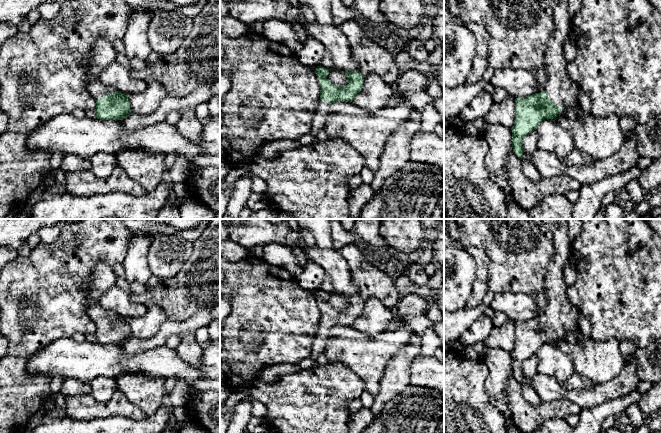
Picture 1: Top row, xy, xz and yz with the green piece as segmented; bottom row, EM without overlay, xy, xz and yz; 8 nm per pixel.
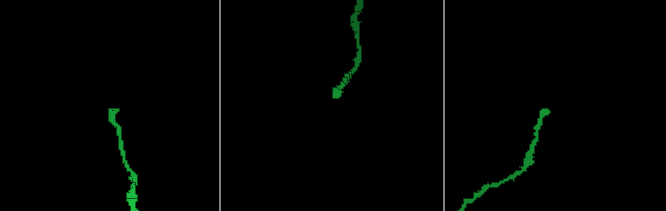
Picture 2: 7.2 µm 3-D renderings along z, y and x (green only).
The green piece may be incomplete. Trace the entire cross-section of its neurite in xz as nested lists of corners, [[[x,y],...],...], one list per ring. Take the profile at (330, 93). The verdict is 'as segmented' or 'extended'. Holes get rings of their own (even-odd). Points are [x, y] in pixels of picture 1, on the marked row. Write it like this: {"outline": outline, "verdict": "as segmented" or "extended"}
{"outline": [[[321,65],[315,69],[319,85],[321,87],[320,100],[314,112],[311,130],[309,134],[317,135],[324,129],[327,118],[330,115],[330,104],[335,102],[352,102],[355,96],[361,91],[364,83],[364,76],[358,71],[343,72],[349,83],[344,87],[332,84],[327,79],[327,74],[331,69],[326,69]]], "verdict": "extended"}

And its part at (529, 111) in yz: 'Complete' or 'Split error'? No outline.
Split error

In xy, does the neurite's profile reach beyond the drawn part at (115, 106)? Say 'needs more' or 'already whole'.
needs more

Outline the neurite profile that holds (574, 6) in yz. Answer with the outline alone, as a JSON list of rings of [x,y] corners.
[[[567,0],[568,1],[568,12],[573,18],[576,13],[581,9],[583,0]]]

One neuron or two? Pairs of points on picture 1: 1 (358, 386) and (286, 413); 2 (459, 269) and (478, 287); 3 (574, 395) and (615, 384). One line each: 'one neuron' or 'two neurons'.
1: one neuron
2: two neurons
3: one neuron

